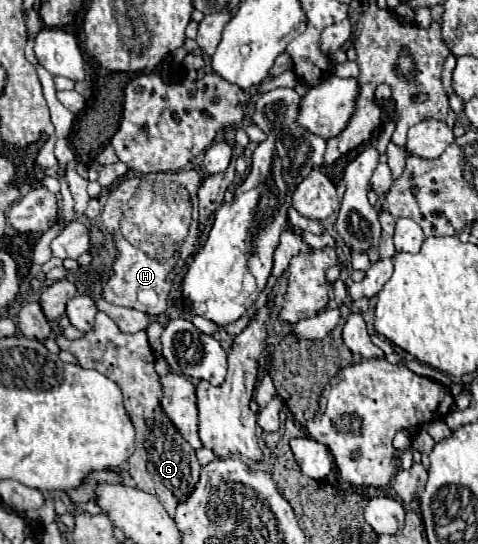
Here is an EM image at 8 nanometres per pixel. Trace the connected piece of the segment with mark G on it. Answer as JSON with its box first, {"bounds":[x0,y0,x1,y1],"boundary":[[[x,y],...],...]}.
{"bounds":[56,313,200,517],"boundary":[[[98,313],[92,331],[88,331],[82,339],[70,341],[64,335],[56,337],[60,349],[76,355],[78,365],[86,369],[94,369],[114,379],[116,385],[124,393],[124,407],[132,419],[136,429],[136,451],[128,459],[128,473],[136,481],[138,489],[156,495],[164,505],[170,517],[176,515],[176,507],[188,499],[200,479],[200,463],[196,459],[190,443],[178,433],[170,417],[164,413],[160,405],[162,383],[154,369],[154,355],[148,345],[146,331],[138,331],[134,335],[122,333],[116,323],[106,315]]]}

